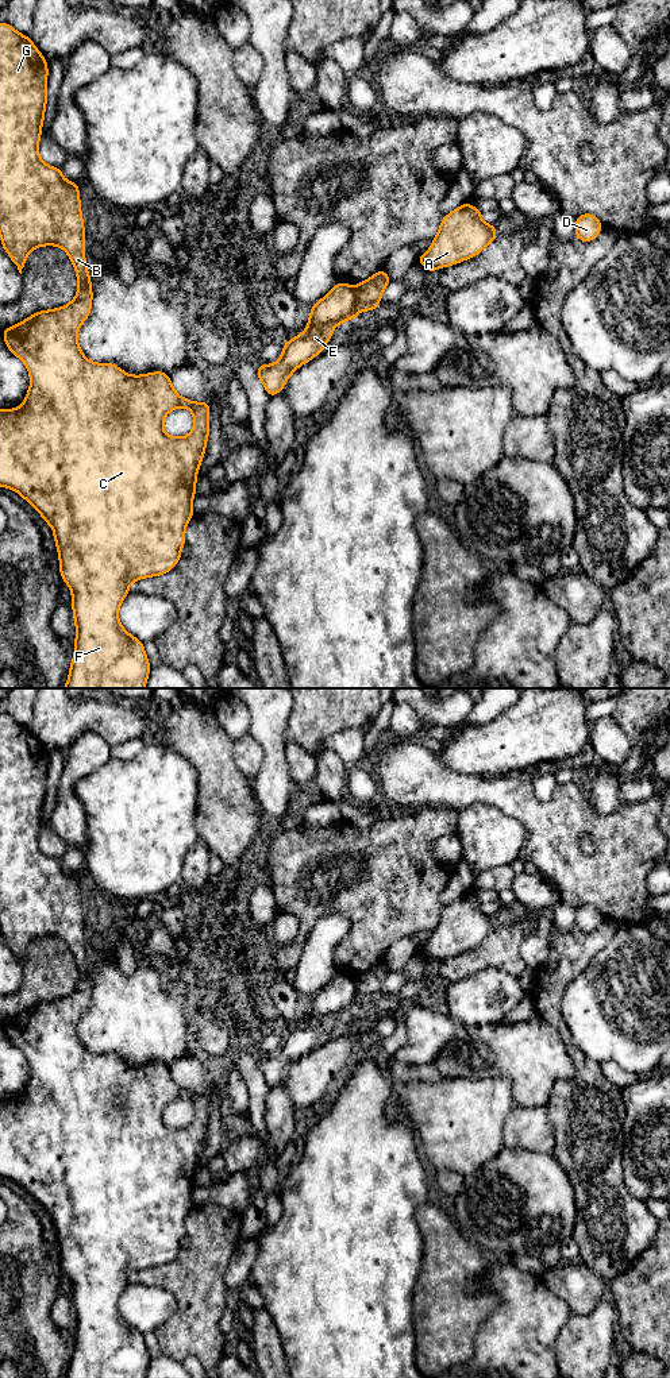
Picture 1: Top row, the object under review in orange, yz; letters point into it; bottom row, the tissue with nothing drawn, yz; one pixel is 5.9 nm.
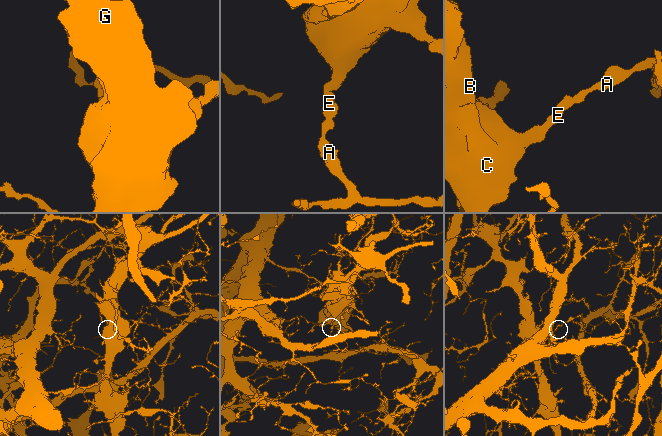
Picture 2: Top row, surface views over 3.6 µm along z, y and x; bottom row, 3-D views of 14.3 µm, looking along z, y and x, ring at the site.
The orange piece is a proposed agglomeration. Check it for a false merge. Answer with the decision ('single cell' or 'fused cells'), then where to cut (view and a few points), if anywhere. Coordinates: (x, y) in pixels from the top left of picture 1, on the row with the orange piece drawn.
fused cells; cut yz (353, 289), (357, 305), (361, 309)

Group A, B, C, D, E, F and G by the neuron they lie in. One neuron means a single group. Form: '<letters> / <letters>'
A D / B C E F G

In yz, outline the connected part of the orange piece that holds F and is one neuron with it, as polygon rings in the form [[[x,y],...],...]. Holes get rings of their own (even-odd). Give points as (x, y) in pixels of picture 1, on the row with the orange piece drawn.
[[[0,23],[0,239],[1,246],[22,274],[27,255],[41,246],[58,246],[69,255],[77,274],[77,296],[68,305],[50,310],[39,310],[18,325],[1,331],[11,354],[22,359],[28,370],[31,385],[24,402],[9,410],[0,410],[0,486],[19,493],[24,501],[31,503],[36,512],[53,528],[57,552],[59,555],[59,572],[62,580],[72,590],[72,609],[76,622],[74,657],[70,661],[69,678],[63,688],[145,688],[150,663],[145,645],[138,638],[126,632],[118,617],[123,599],[130,592],[132,582],[159,576],[169,572],[182,557],[181,548],[186,544],[185,526],[193,517],[193,494],[197,491],[196,476],[205,453],[209,435],[209,405],[211,402],[193,402],[178,395],[170,382],[170,377],[163,371],[154,371],[145,375],[128,375],[115,363],[93,363],[85,358],[78,341],[77,332],[92,309],[92,283],[86,269],[85,228],[81,213],[80,190],[77,182],[63,180],[61,167],[46,165],[38,153],[45,109],[47,101],[47,62],[30,36],[19,34],[11,24]],[[177,408],[188,408],[195,417],[195,428],[188,436],[172,437],[163,431],[166,414]]]

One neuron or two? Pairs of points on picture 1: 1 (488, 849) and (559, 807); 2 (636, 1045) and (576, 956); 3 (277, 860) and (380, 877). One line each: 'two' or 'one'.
1: two
2: two
3: one

